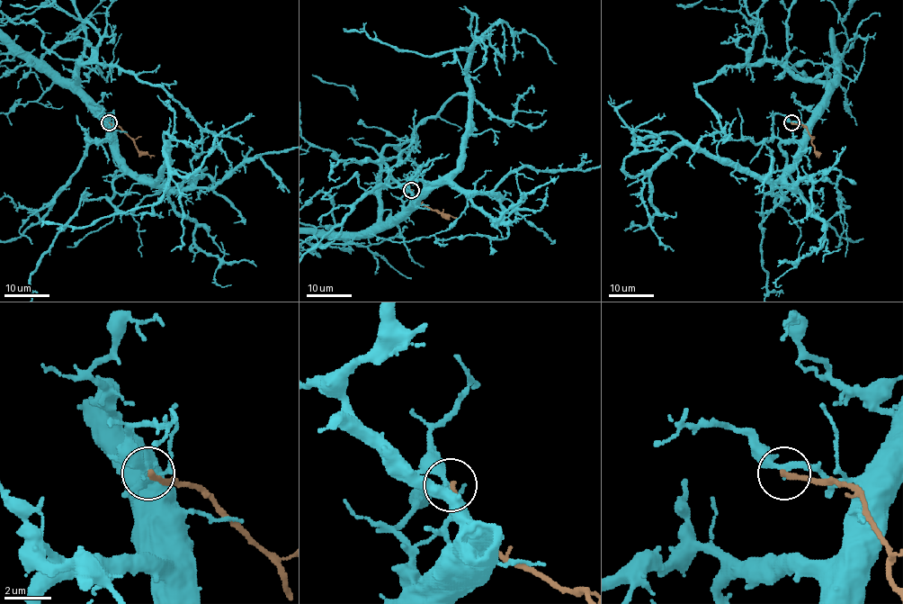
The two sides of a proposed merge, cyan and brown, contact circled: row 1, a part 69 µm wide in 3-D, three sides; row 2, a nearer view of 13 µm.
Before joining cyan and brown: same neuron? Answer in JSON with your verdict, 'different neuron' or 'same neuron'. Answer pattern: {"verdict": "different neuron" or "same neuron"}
{"verdict": "different neuron"}

